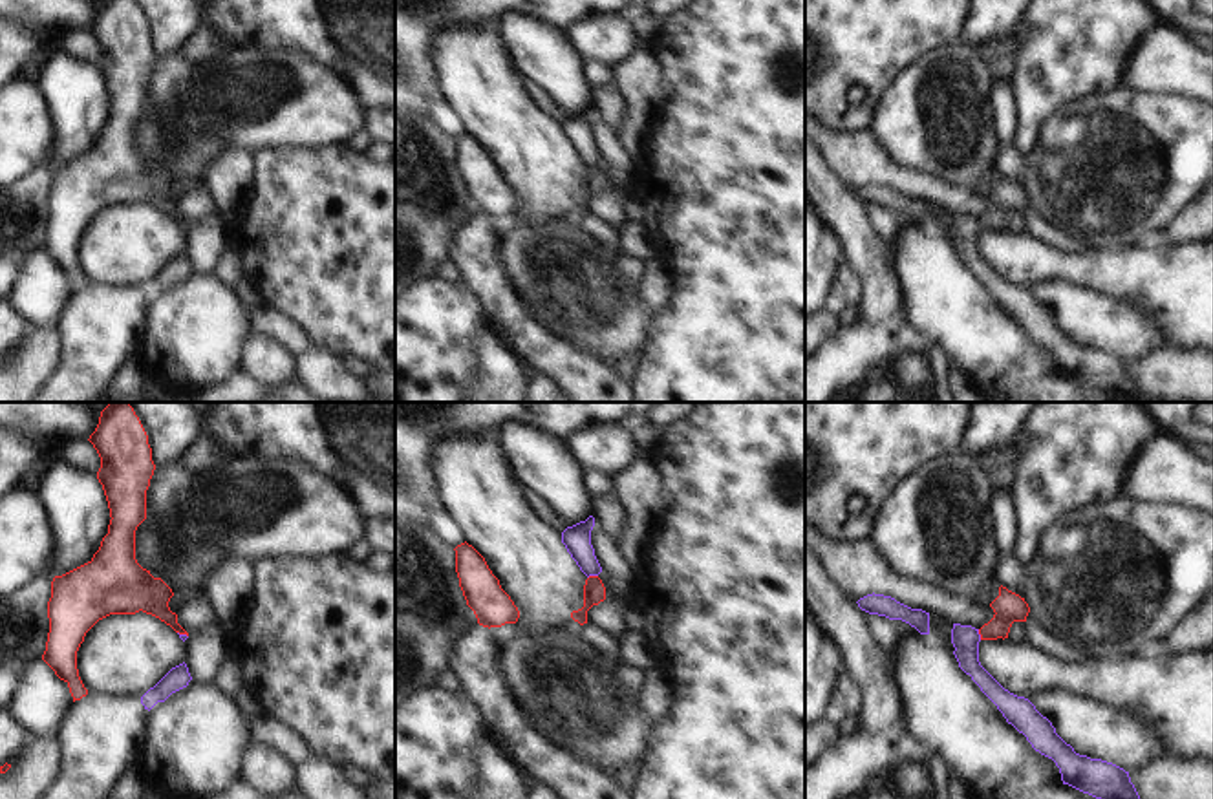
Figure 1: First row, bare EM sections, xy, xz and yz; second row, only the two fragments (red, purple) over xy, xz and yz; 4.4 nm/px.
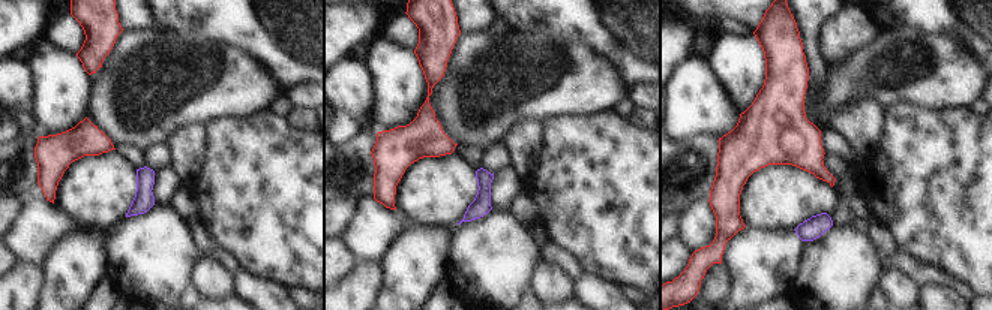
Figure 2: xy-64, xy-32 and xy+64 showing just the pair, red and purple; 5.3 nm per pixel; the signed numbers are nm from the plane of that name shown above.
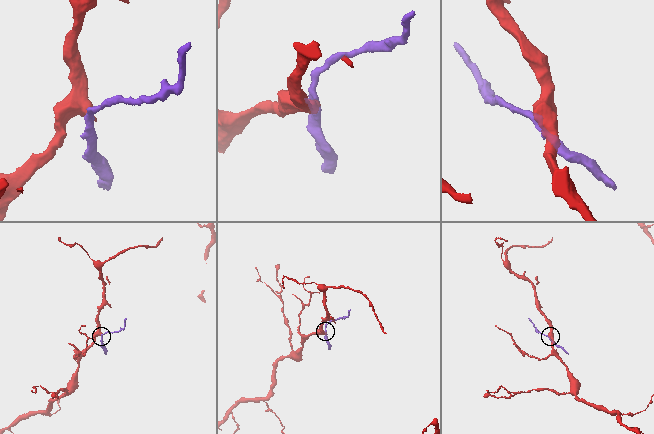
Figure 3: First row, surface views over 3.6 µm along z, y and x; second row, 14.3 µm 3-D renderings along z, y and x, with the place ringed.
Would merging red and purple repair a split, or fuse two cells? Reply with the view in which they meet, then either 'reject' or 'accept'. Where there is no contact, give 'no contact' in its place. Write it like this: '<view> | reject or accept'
xz | reject

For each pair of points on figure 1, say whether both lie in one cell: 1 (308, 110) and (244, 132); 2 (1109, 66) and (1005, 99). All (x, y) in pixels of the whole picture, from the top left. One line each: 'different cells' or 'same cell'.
1: same cell
2: different cells

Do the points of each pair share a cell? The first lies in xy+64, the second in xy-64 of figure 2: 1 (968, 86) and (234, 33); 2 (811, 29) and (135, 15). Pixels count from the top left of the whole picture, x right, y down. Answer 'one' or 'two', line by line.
1: two
2: one

